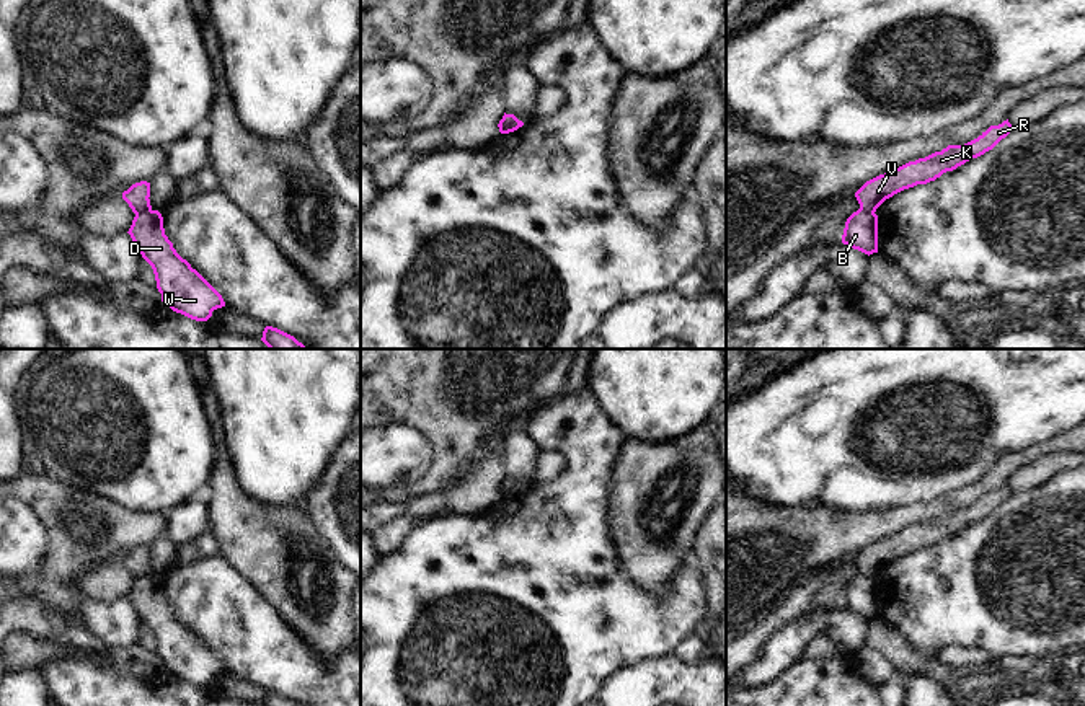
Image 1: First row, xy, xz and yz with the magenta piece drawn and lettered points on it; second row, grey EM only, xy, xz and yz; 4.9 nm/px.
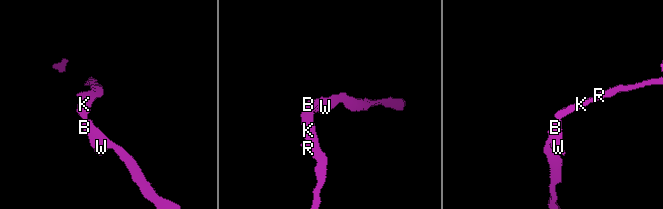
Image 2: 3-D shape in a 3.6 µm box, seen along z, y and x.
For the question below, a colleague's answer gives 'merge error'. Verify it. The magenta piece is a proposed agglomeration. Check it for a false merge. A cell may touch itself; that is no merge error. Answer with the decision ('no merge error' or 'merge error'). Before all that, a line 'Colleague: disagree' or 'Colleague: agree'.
Colleague: agree
merge error

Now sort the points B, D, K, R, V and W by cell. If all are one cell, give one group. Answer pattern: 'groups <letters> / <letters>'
groups B D W / K R V

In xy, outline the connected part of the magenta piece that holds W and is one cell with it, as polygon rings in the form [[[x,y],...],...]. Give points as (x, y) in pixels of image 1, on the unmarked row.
[[[158,576],[135,579],[127,598],[152,631],[162,667],[173,677],[207,686],[214,675],[225,672],[222,660],[176,618]]]

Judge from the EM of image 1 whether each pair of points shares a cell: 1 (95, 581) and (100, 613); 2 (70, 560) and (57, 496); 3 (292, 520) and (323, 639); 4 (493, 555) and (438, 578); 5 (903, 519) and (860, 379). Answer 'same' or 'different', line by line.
1: different
2: same
3: same
4: same
5: different

